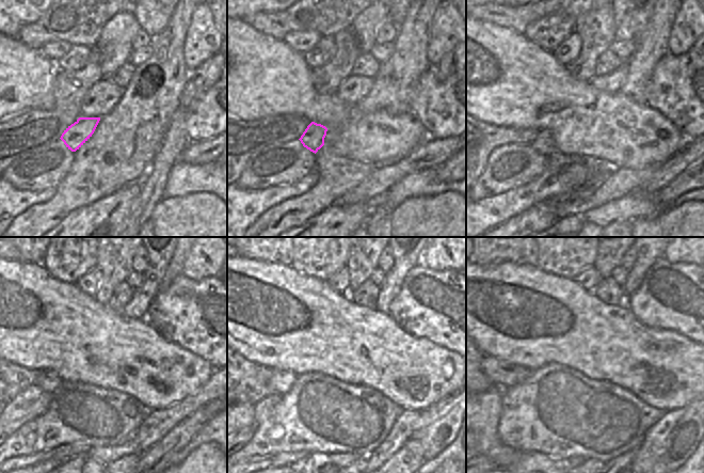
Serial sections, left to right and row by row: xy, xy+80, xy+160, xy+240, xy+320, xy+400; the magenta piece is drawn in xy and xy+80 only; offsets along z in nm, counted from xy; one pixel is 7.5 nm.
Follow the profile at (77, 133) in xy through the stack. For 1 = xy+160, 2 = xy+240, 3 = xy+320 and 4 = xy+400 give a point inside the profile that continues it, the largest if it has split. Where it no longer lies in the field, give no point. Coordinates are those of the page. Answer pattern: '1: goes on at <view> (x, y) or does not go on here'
1: goes on at xy+160 (544, 144)
2: goes on at xy+240 (50, 381)
3: goes on at xy+320 (281, 382)
4: goes on at xy+400 (504, 375)

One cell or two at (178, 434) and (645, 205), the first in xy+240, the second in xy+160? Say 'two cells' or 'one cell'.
two cells

